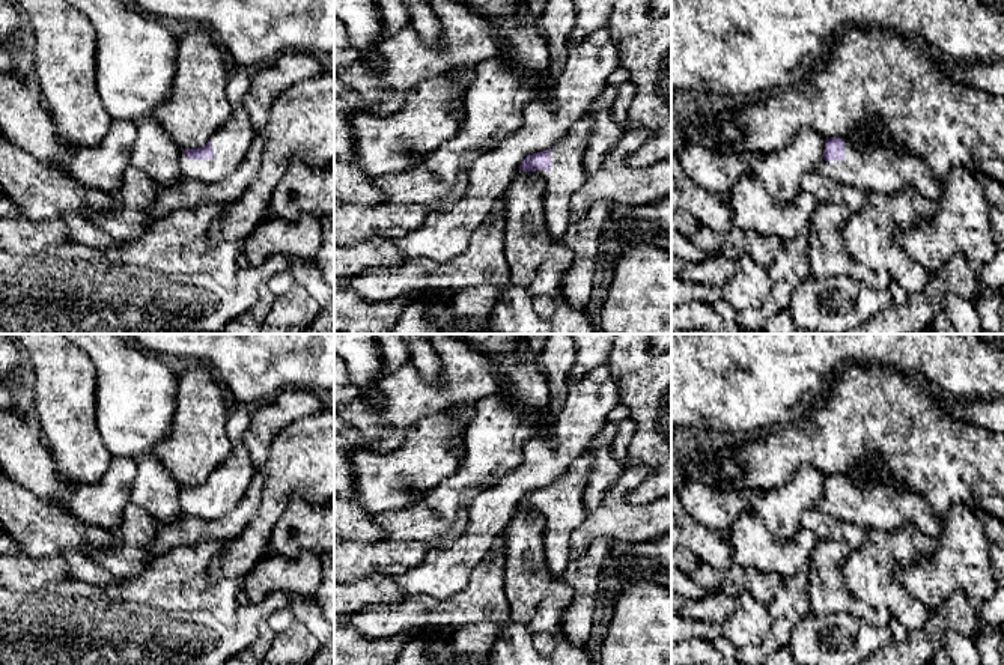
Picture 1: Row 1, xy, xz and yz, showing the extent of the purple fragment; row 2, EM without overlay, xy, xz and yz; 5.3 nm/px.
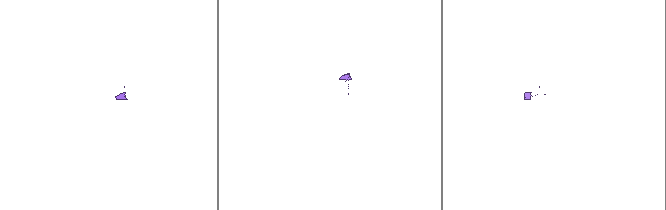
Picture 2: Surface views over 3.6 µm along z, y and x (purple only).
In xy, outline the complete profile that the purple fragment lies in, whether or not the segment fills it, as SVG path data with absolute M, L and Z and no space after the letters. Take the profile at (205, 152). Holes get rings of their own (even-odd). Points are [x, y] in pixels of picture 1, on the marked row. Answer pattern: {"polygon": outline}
{"polygon": "M230 66L226 81L226 98L232 108L230 117L205 146L181 152L181 170L185 178L206 185L217 184L230 176L244 161L256 137L256 128L244 105L251 80L253 72L247 68Z"}

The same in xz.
{"polygon": "M584 114L567 134L549 149L528 155L519 172L530 172L545 182L543 206L549 238L560 242L572 220L570 197L586 182L587 141L592 135L593 114Z"}

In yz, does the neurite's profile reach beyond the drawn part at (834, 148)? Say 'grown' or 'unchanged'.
grown

